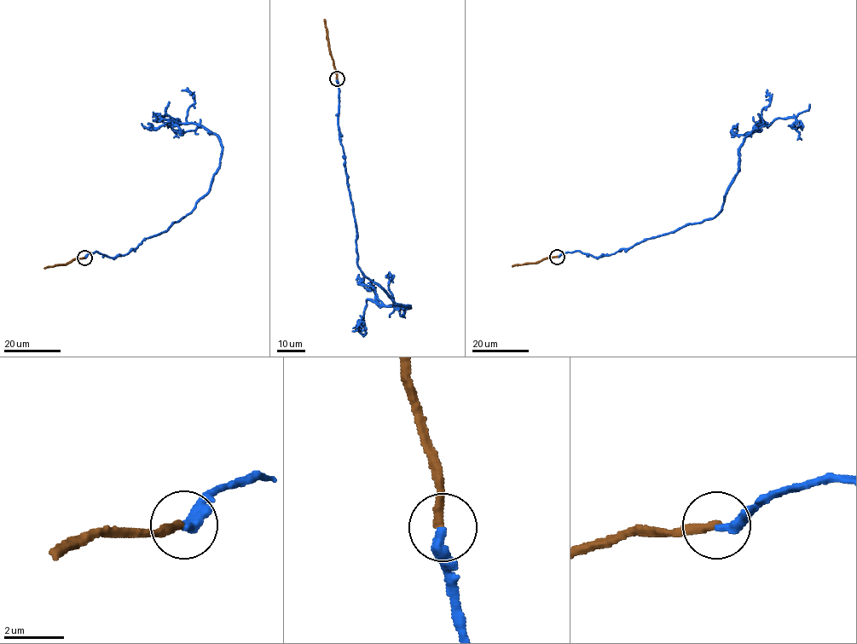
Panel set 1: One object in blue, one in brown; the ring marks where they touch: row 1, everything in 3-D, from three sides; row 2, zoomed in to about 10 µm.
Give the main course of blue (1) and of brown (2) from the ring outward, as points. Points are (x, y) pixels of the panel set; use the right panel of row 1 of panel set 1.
1: (557, 257), (576, 251), (608, 255), (715, 217), (737, 173), (745, 136), (758, 125), (791, 117), (797, 140)
2: (557, 257), (512, 266)

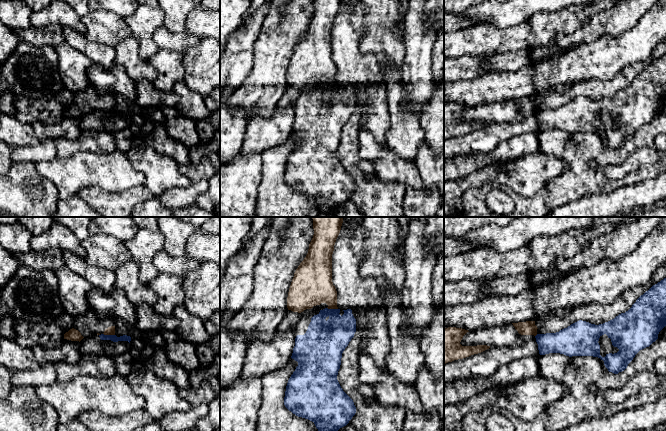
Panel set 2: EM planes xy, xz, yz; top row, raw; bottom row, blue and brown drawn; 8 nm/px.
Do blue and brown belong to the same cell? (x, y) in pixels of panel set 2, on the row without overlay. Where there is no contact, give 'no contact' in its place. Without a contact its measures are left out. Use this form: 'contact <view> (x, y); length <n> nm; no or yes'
contact xy (109, 111); length 100 nm; no

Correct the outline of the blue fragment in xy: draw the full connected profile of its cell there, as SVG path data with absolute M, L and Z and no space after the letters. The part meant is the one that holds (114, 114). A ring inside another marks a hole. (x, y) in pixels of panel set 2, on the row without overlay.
M91 111L80 117L80 127L83 133L87 132L111 132L122 130L129 126L131 113L123 111Z

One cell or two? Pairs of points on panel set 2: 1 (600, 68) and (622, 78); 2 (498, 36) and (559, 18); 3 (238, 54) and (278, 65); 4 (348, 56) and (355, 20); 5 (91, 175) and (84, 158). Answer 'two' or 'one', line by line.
1: two
2: one
3: two
4: one
5: one

